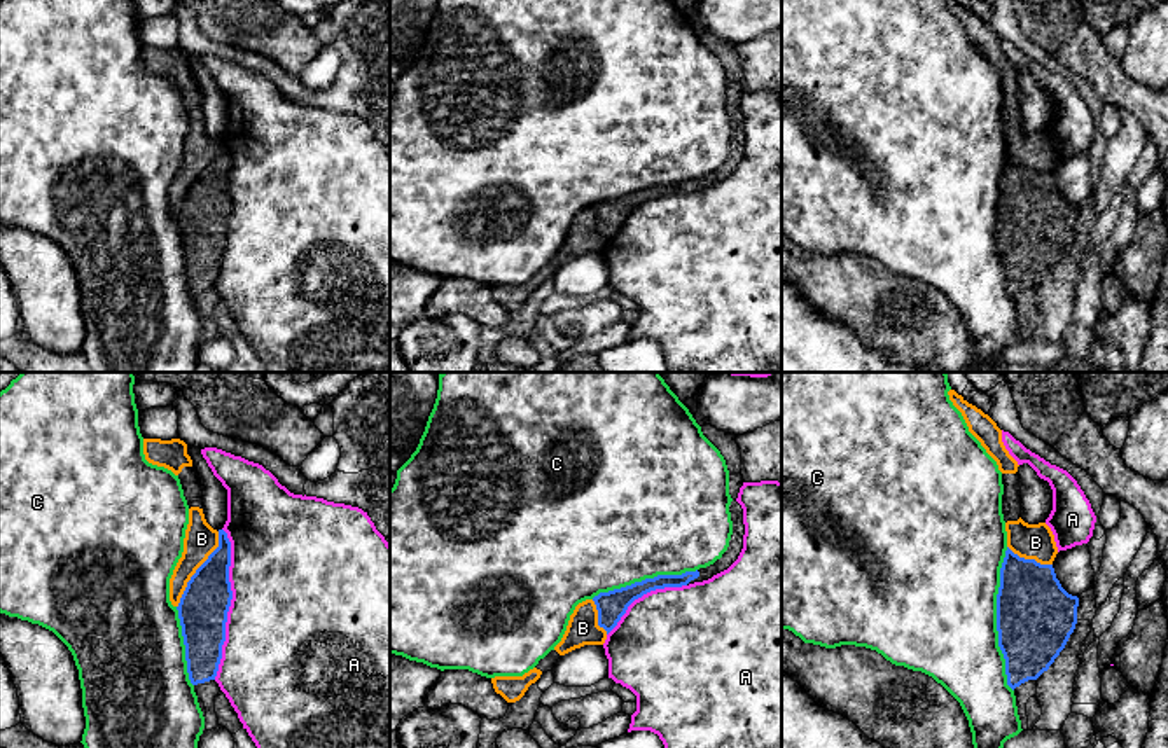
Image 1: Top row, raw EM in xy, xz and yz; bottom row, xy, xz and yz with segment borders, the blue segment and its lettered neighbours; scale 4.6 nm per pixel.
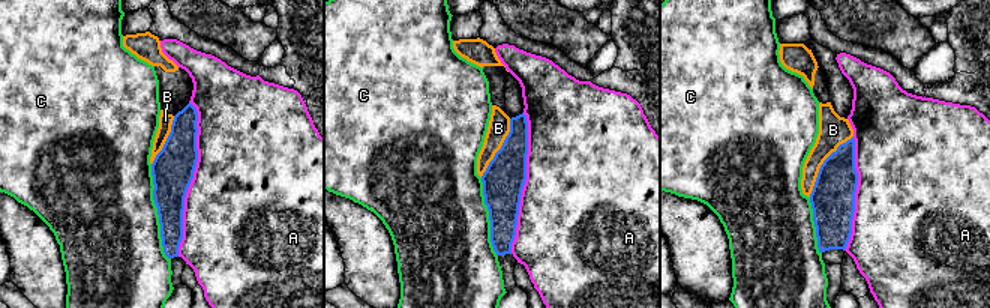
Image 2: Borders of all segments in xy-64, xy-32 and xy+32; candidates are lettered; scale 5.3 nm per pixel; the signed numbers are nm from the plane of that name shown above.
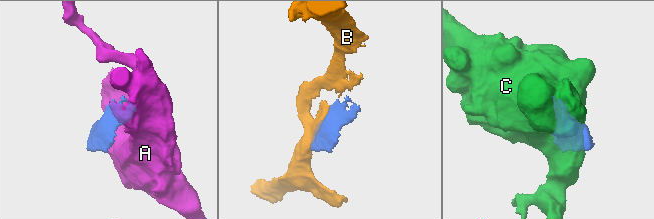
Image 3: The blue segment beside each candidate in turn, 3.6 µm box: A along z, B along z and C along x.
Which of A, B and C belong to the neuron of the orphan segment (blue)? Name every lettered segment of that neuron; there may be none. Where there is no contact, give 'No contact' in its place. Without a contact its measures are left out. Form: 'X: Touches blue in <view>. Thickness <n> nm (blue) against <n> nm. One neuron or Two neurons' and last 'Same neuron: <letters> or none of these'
A: Touches blue in xy. Thickness 220 nm (blue) against 500 nm. Two neurons
B: Touches blue in xy. Thickness 220 nm (blue) against 150 nm. One neuron
C: Touches blue in yz. Thickness 360 nm (blue) against 500 nm. Two neurons
Same neuron: B

